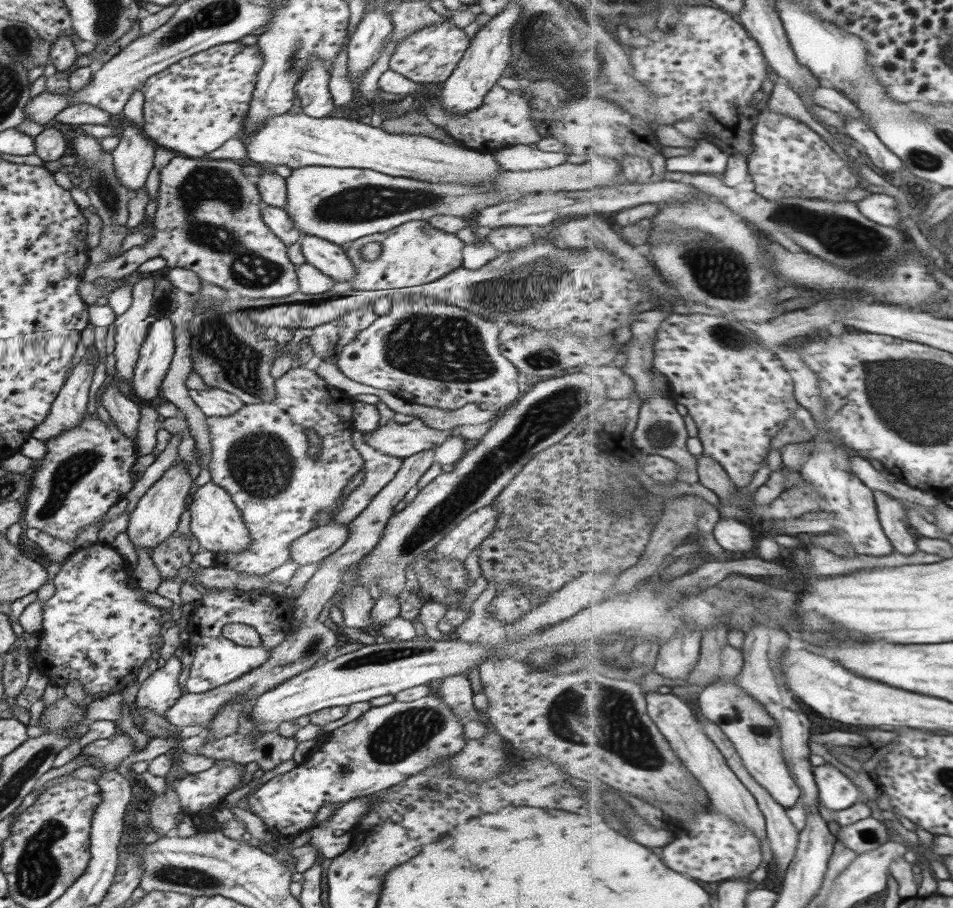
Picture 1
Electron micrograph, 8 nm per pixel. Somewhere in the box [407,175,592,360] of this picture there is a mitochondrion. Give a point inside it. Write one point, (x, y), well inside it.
(478, 292)

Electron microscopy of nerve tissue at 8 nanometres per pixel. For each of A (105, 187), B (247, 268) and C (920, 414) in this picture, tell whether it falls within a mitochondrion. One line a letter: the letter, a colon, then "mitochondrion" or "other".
A: mitochondrion
B: mitochondrion
C: mitochondrion

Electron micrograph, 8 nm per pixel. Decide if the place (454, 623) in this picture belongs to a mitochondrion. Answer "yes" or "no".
no

